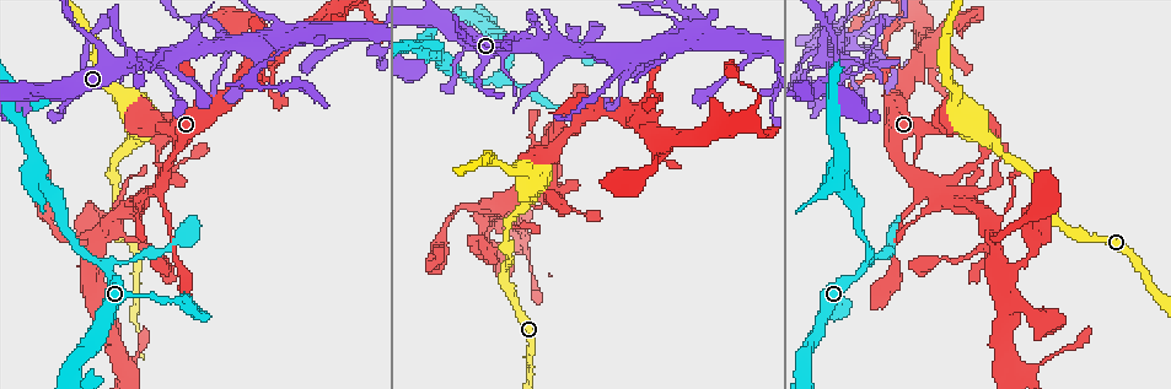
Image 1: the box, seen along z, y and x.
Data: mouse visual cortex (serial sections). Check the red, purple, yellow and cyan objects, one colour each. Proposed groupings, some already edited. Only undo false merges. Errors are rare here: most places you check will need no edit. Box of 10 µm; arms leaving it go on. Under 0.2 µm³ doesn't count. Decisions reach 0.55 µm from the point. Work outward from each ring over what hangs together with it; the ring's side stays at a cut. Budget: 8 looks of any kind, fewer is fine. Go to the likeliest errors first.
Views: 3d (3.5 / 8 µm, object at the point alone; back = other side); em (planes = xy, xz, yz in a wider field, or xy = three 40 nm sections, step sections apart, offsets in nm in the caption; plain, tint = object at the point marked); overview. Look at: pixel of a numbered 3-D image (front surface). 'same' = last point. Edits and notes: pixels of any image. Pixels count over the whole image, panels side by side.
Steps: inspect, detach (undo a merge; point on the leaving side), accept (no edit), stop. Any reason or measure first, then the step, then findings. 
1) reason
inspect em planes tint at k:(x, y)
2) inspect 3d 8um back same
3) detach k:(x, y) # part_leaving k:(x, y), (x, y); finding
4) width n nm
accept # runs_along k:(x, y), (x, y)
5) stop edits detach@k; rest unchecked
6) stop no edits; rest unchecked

inspect 3d 3.5um at 1:(980, 161)

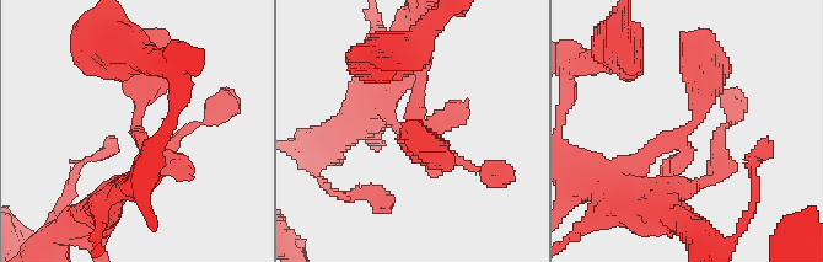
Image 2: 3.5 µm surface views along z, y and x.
inspect em xy step 3 tint at 2:(137, 128)

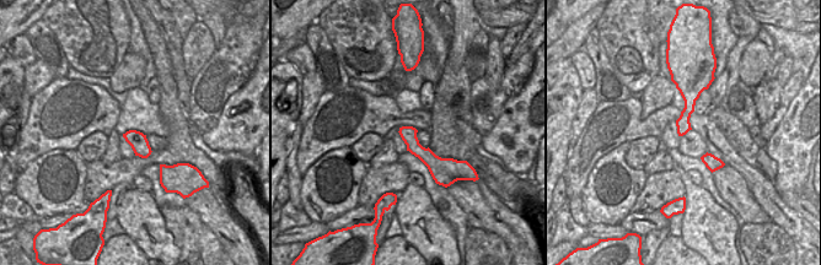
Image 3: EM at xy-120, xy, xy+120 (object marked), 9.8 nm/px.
accept # runs_along 3:(402, 130), (435, 166), (435, 176); all the same cell

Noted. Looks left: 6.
three-way junction
inspect 3d 3.5um at 1:(236, 45)

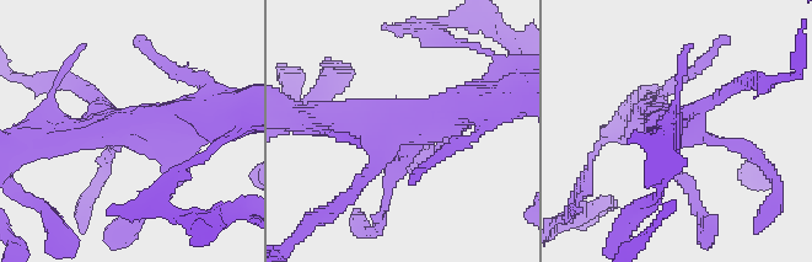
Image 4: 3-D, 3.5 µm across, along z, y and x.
inspect em xy step 3 tint at 4:(122, 125)

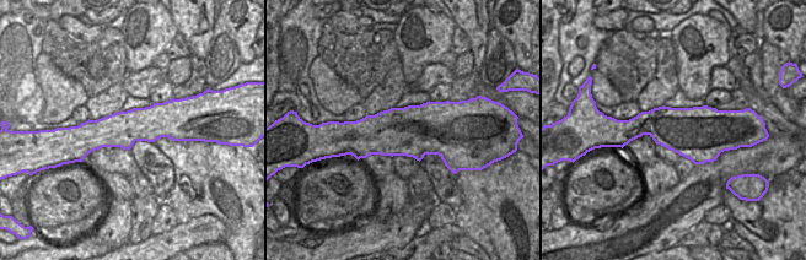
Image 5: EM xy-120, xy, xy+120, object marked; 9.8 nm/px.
accept # runs_along 4:(42, 134), (160, 127), (200, 115); continuous, no second cell

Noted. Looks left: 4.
abrupt turn
inspect 3d 3.5um back at 1:(37, 178)

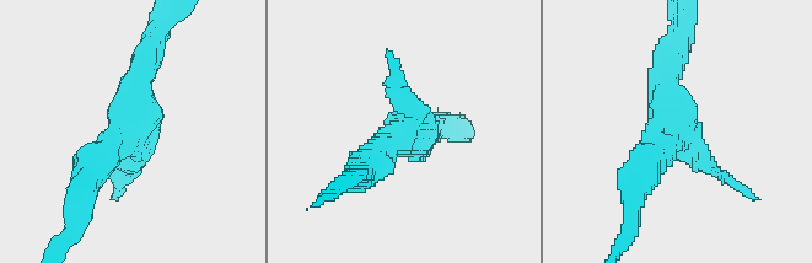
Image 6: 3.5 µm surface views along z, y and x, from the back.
inspect em xy step 2 tint at 6:(129, 131)

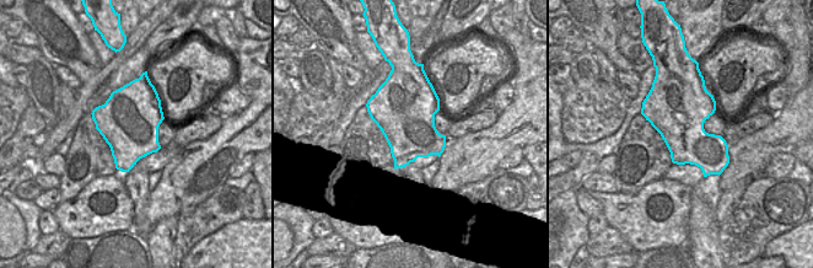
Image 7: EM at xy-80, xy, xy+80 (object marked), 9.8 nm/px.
accept # runs_along 6:(84, 183), (129, 134), (148, 54); all the same cell

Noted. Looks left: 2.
stop no edits; rest unchecked

